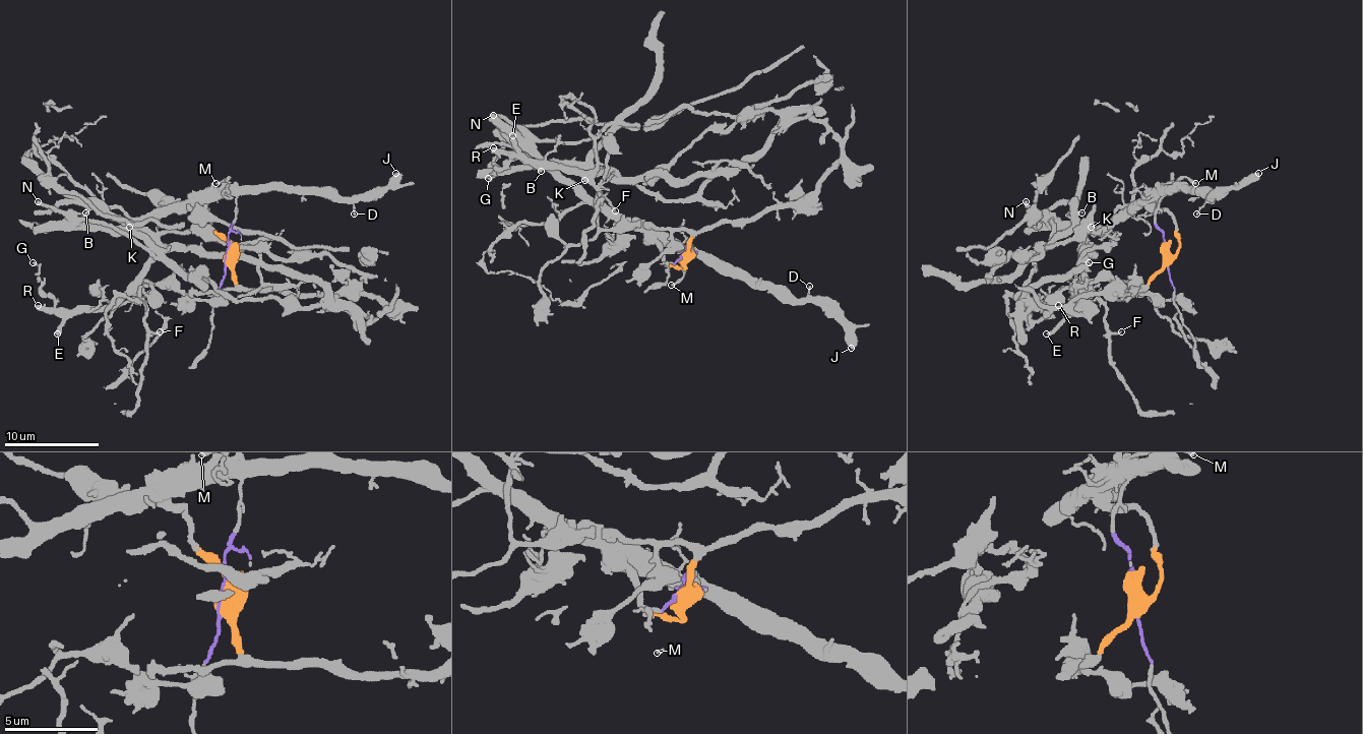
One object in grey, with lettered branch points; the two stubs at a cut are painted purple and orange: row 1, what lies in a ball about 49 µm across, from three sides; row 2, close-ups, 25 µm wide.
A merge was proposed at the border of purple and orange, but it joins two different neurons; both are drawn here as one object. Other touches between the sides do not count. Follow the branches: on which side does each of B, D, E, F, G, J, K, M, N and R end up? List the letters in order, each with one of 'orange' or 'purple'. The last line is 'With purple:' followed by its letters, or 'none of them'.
B: orange
D: purple
E: orange
F: orange
G: orange
J: purple
K: orange
M: purple
N: orange
R: orange
With purple: D, J, M

